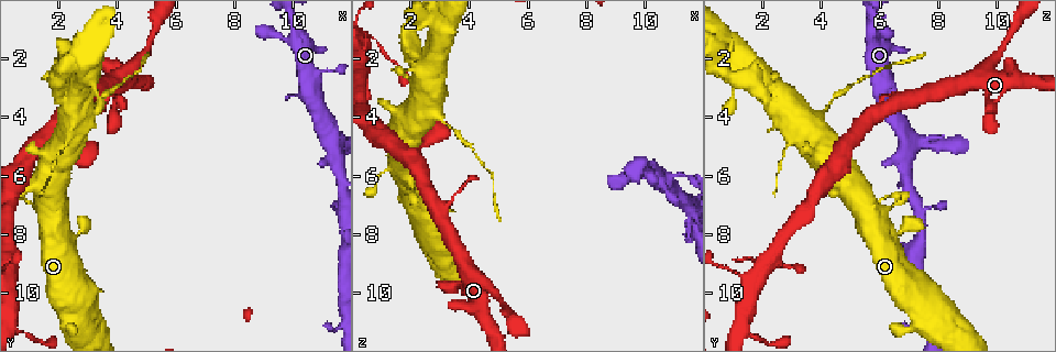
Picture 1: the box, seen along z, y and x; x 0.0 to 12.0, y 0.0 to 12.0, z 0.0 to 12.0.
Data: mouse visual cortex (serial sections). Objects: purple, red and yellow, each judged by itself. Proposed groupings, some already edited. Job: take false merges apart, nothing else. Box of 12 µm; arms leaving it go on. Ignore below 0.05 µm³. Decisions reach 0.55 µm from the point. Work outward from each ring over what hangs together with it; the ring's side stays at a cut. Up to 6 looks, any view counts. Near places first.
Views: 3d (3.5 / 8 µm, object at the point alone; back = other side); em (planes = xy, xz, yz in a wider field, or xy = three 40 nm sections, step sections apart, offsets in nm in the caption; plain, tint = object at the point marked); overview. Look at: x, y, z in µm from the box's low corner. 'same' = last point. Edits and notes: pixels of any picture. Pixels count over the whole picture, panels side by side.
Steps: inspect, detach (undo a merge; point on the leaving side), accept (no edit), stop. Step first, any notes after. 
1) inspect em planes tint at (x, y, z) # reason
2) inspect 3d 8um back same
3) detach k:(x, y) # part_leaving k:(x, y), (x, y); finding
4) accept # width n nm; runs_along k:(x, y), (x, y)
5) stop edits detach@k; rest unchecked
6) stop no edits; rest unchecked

inspect 3d 8um at (3.3, 3.5, 4.3) # thin neck

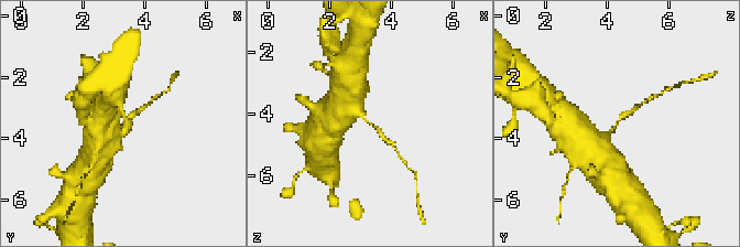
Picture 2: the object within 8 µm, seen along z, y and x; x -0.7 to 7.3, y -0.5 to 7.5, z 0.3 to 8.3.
inspect 3d 3.5um at (3.2, 3.5, 4.3) # closer look

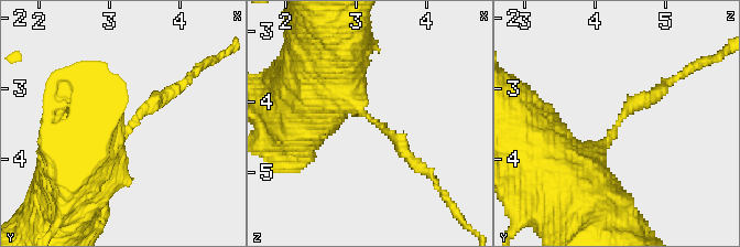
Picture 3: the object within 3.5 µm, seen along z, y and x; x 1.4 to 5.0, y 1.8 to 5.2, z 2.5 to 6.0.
inspect em xy step 5 tint at (3.30, 3.55, 4.30) # arm_widths 200, 500 nm

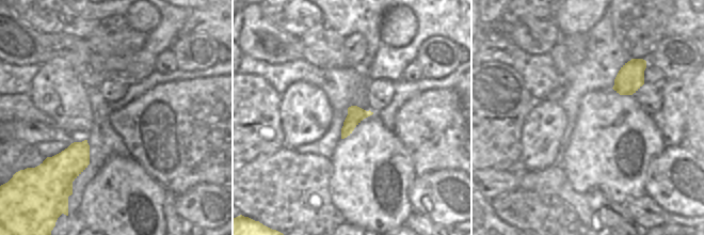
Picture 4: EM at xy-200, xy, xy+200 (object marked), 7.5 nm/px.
accept # runs_along 3:(68, 186), (145, 108), (176, 88); one cell here

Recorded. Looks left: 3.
inspect 3d 3.5um at (4.9, 1.9, 10.0) # thick turns thin

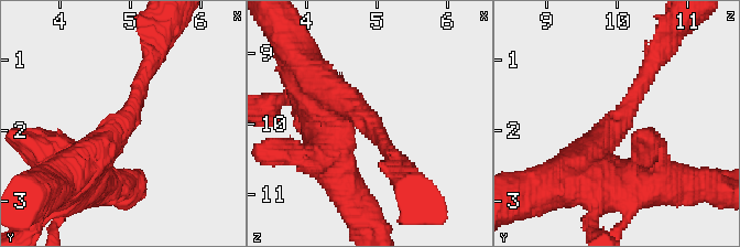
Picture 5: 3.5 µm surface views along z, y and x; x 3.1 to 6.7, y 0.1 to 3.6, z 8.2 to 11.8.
inspect em planes tint at (4.90, 1.90, 10.05) # arm_widths 200, 500 nm

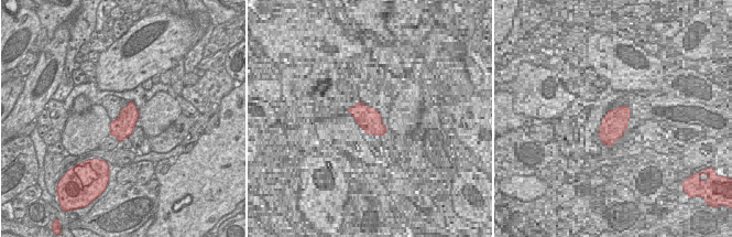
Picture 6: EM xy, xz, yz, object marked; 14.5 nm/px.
accept # runs_along 5:(71, 184), (128, 119), (148, 65); continuous, no second cell

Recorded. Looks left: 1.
inspect 3d 3.5um at (0.8, 11.4, 1.4)

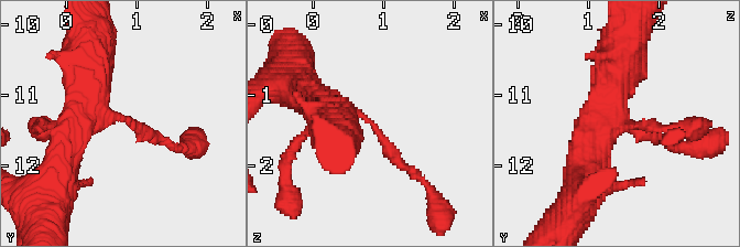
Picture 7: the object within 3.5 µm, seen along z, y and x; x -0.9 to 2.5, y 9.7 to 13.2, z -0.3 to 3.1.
accept # arm_widths 200, 600 nm; runs_along 7:(88, 72), (109, 116), (170, 143); continuous, no second cell

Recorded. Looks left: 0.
stop no edits; rest unchecked

